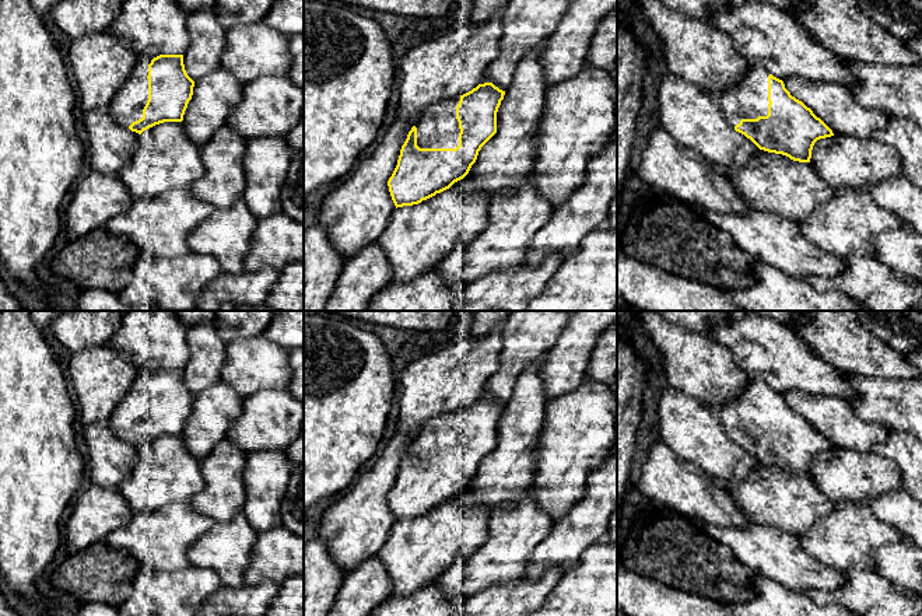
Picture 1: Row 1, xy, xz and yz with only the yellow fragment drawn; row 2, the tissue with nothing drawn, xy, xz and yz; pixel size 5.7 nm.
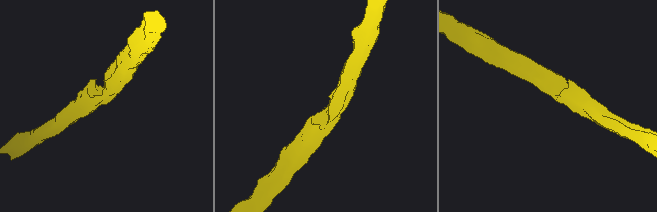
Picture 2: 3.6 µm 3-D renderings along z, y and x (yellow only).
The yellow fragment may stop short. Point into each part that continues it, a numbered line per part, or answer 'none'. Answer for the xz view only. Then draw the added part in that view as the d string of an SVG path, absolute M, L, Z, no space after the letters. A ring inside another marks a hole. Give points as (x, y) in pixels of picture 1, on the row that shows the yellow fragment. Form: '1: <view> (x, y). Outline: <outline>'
1: xz (437, 128). Outline: M460 97L430 105L416 120L417 146L420 148L456 148L459 146L459 122L456 106Z

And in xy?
1: xy (126, 107). Outline: M139 55L126 83L108 106L109 113L123 127L143 118L148 101L148 64L157 56Z

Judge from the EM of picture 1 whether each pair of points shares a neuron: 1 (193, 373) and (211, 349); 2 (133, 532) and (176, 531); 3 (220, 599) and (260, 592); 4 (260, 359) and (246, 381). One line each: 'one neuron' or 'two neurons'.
1: one neuron
2: one neuron
3: one neuron
4: one neuron

